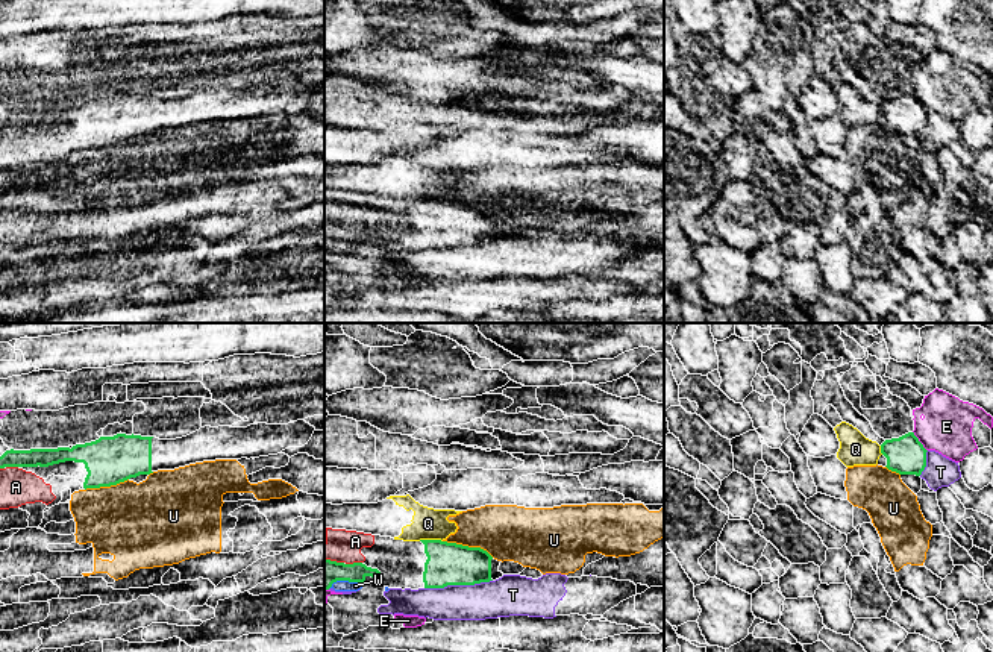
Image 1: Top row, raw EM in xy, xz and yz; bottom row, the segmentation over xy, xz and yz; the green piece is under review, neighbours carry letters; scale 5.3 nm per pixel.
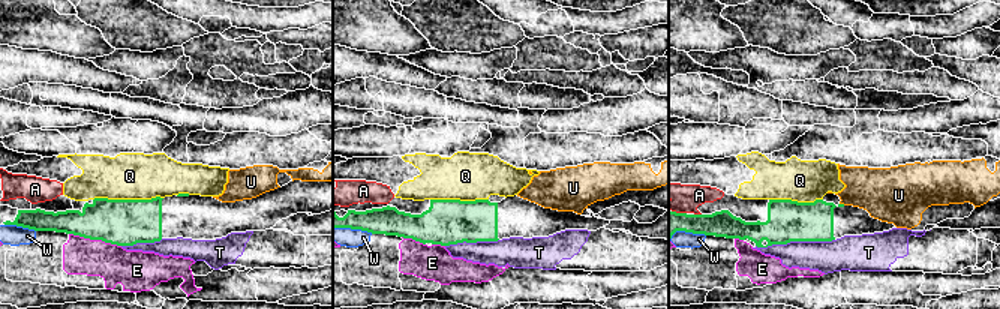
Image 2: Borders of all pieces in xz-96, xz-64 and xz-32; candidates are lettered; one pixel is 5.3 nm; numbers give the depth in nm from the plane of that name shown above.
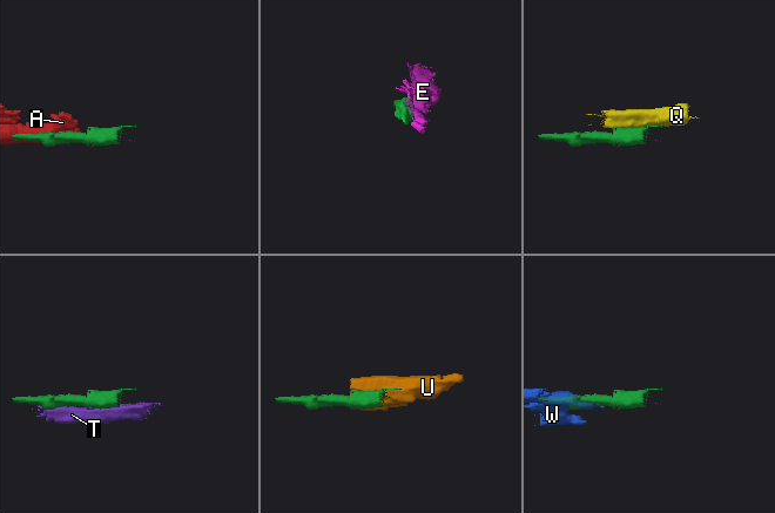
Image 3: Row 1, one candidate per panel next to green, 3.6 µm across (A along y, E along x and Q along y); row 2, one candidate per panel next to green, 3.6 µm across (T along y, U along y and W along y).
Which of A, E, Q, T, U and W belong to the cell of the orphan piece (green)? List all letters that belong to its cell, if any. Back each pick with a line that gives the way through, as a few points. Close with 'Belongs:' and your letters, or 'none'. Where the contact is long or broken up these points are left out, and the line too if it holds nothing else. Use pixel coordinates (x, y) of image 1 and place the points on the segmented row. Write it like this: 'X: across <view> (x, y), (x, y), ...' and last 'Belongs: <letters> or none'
Belongs: none

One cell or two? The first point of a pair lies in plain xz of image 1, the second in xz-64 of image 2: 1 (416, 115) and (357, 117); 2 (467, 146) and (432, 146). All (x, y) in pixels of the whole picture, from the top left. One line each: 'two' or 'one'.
1: two
2: two

